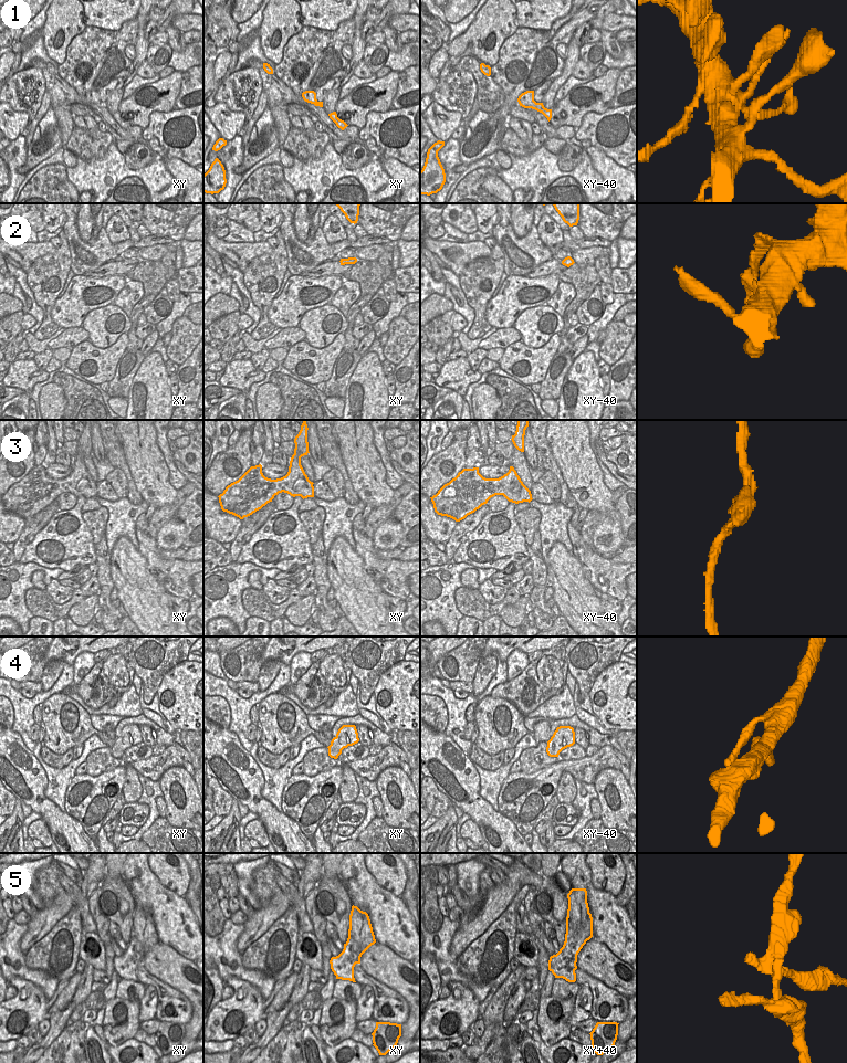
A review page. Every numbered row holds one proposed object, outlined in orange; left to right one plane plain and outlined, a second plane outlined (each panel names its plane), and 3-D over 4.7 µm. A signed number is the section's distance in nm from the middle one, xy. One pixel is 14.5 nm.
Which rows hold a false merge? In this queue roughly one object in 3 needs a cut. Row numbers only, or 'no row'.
5

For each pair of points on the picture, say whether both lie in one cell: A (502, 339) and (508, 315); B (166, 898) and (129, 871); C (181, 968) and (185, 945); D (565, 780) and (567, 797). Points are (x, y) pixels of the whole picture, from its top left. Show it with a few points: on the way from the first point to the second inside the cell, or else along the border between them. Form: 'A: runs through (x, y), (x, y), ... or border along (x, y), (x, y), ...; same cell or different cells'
A: border along (512, 326), (498, 329); different cells
B: runs through (156, 890), (142, 875), (139, 869); same cell
C: border along (161, 943), (171, 946), (191, 961); different cells
D: runs through (566, 785), (566, 792); same cell

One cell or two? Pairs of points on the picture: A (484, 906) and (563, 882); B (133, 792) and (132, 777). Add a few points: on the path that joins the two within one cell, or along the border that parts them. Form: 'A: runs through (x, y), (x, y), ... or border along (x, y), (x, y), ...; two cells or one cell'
A: border along (556, 884), (566, 894); two cells
B: runs through (132, 789), (132, 780); one cell

